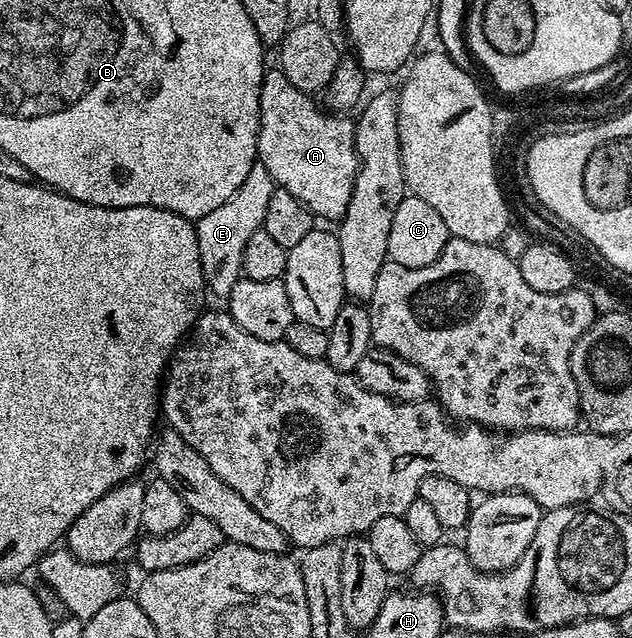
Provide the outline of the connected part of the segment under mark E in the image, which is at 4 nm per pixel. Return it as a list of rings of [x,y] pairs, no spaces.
[[[256,162],[252,164],[245,182],[241,182],[241,186],[233,190],[233,198],[229,198],[229,202],[221,202],[217,210],[194,221],[197,250],[201,254],[201,270],[207,283],[206,289],[212,297],[227,297],[235,283],[243,276],[245,246],[249,238],[253,238],[253,234],[261,231],[269,198],[273,198],[276,187],[269,170],[265,170],[263,164]]]

